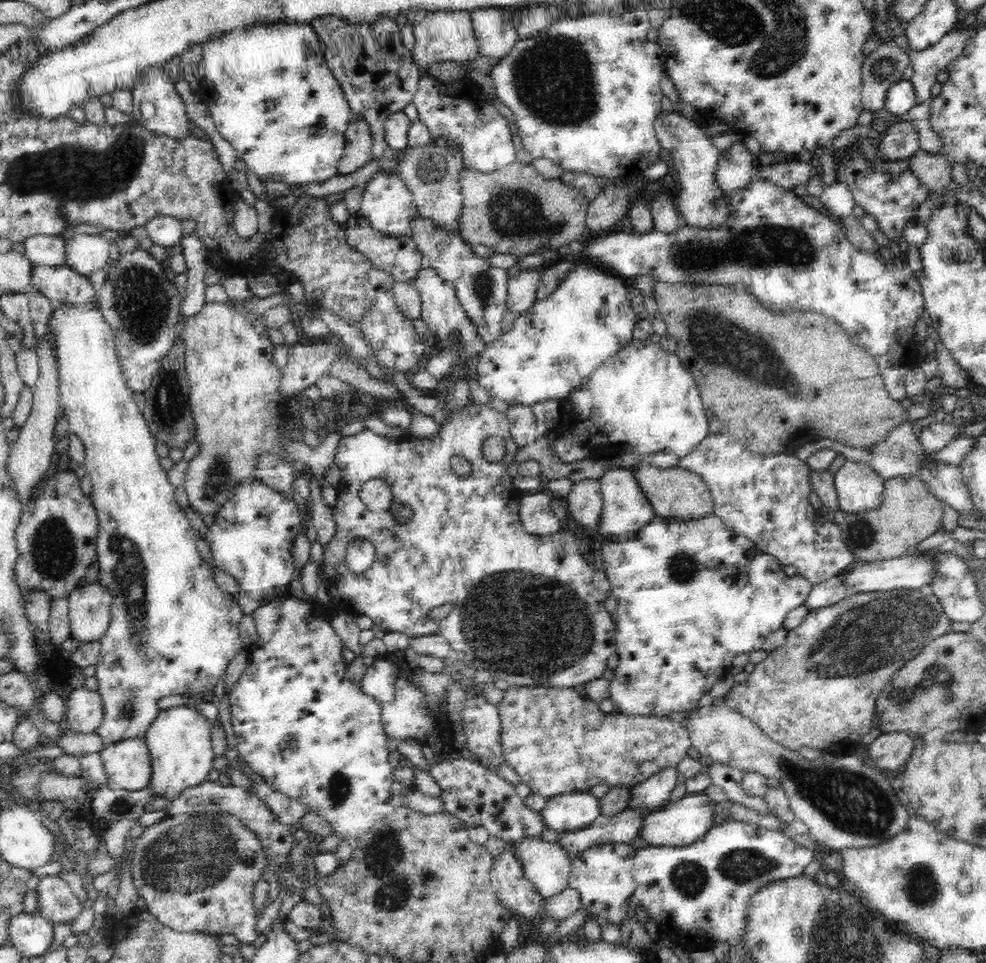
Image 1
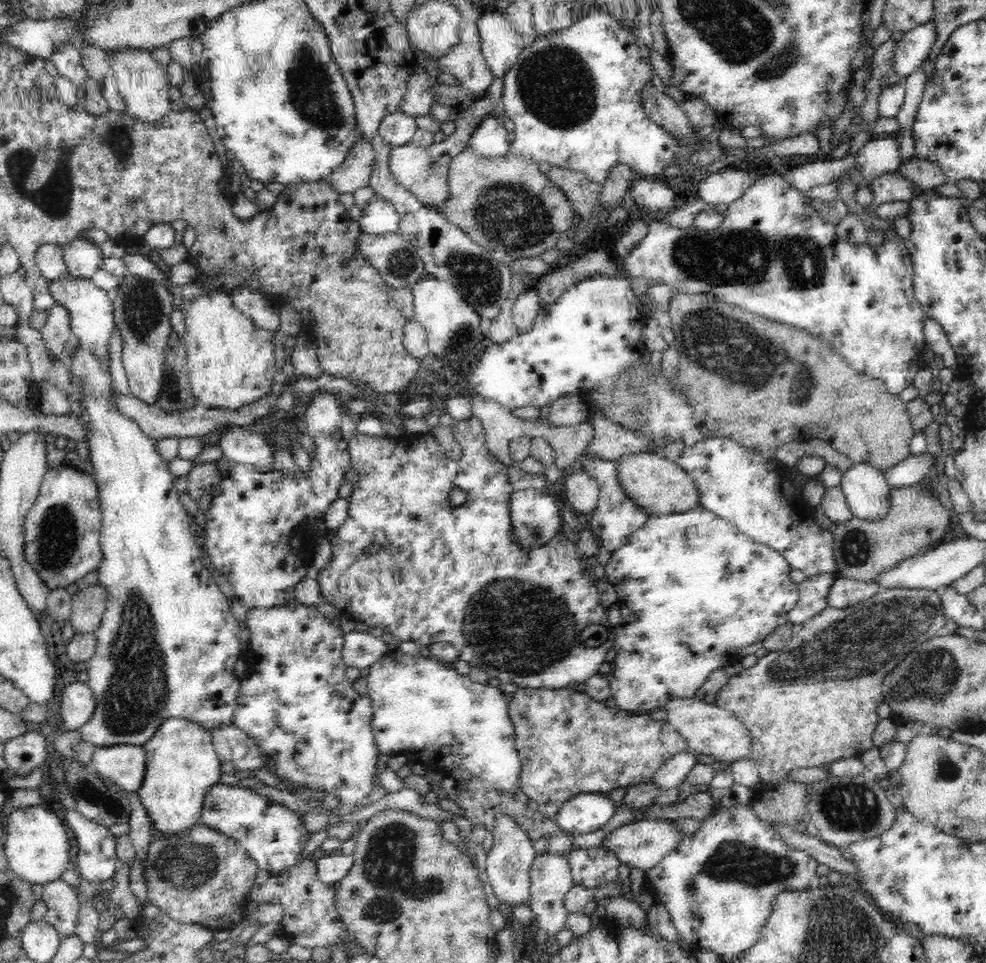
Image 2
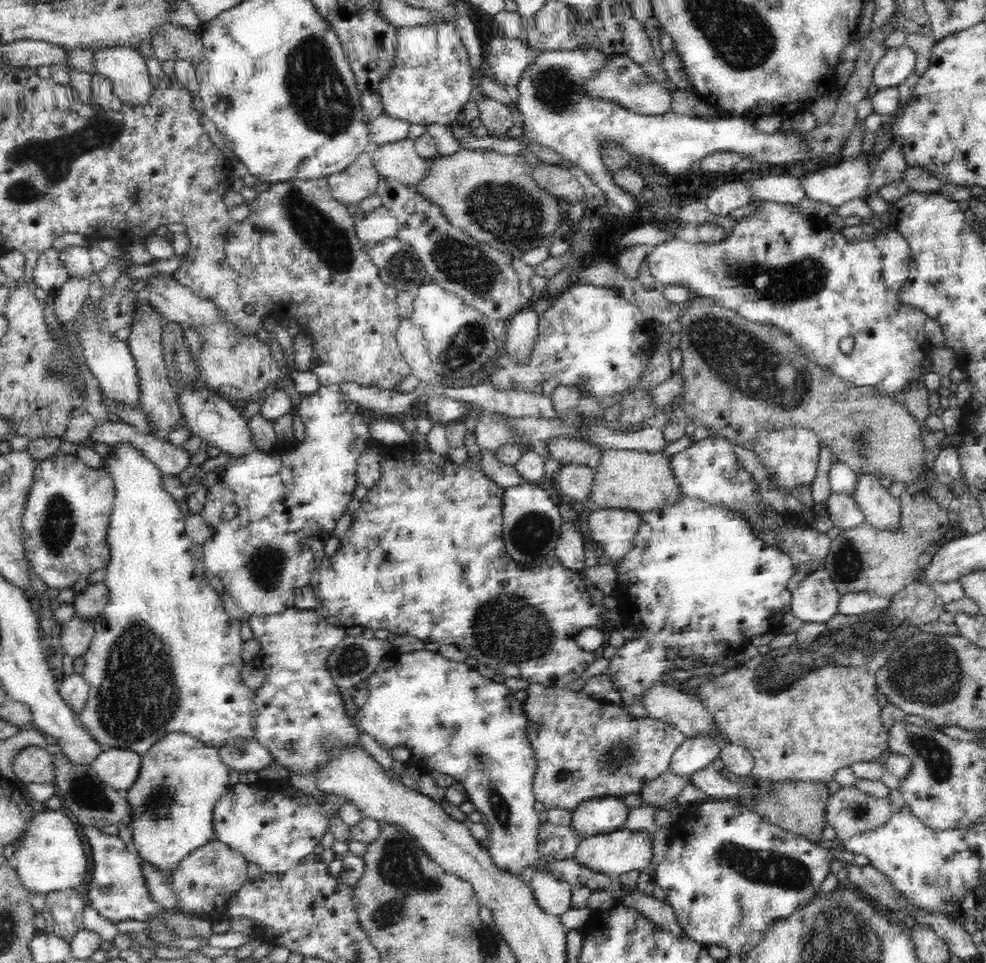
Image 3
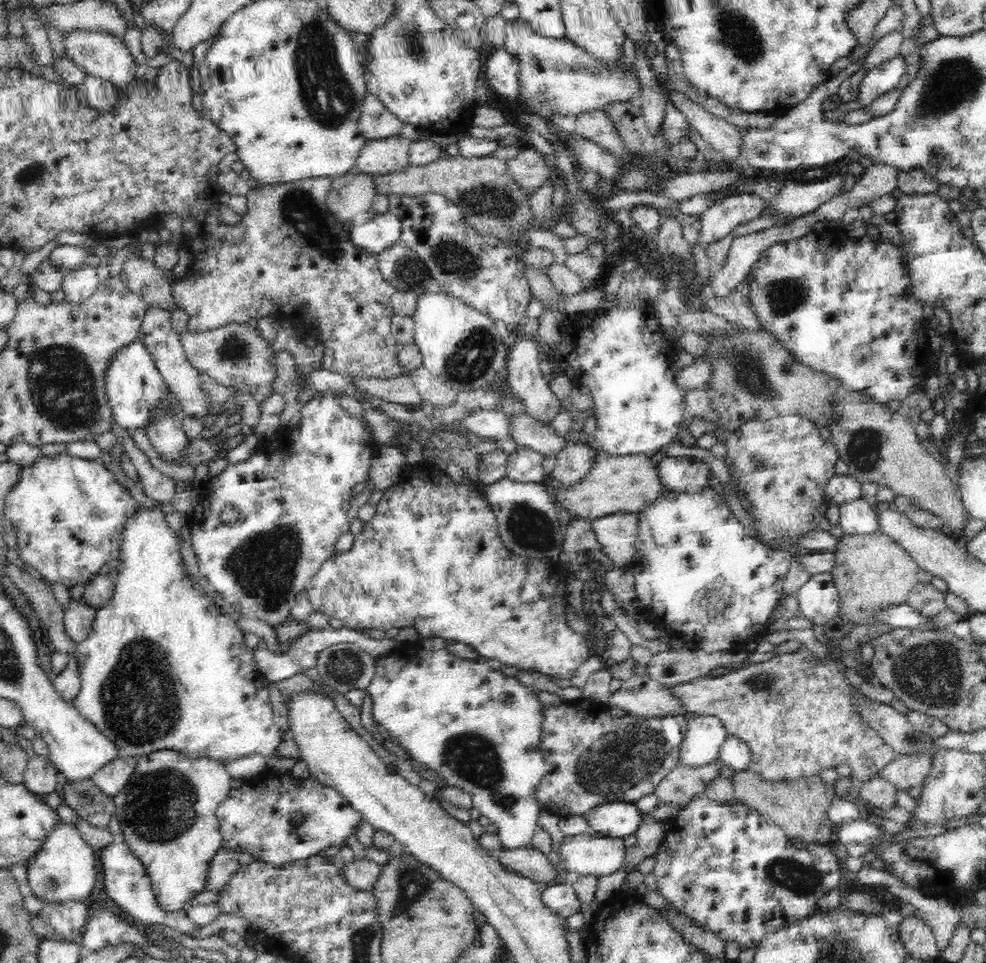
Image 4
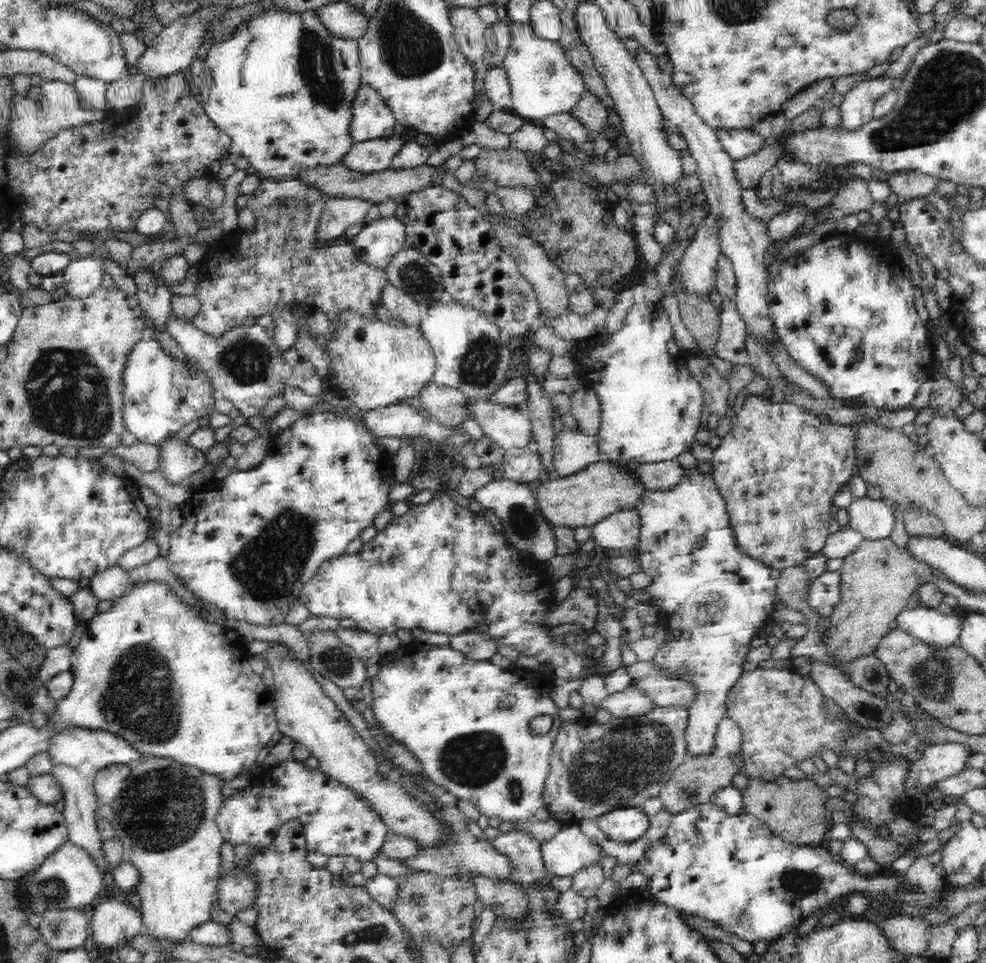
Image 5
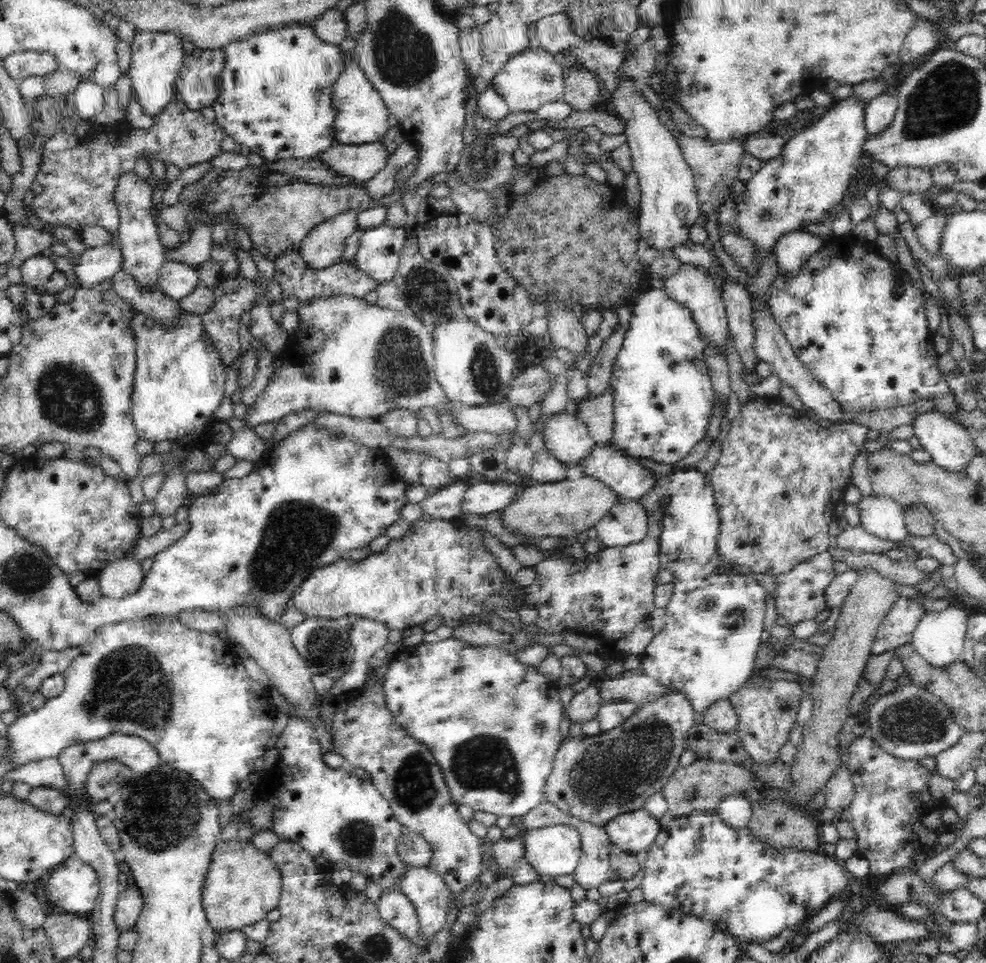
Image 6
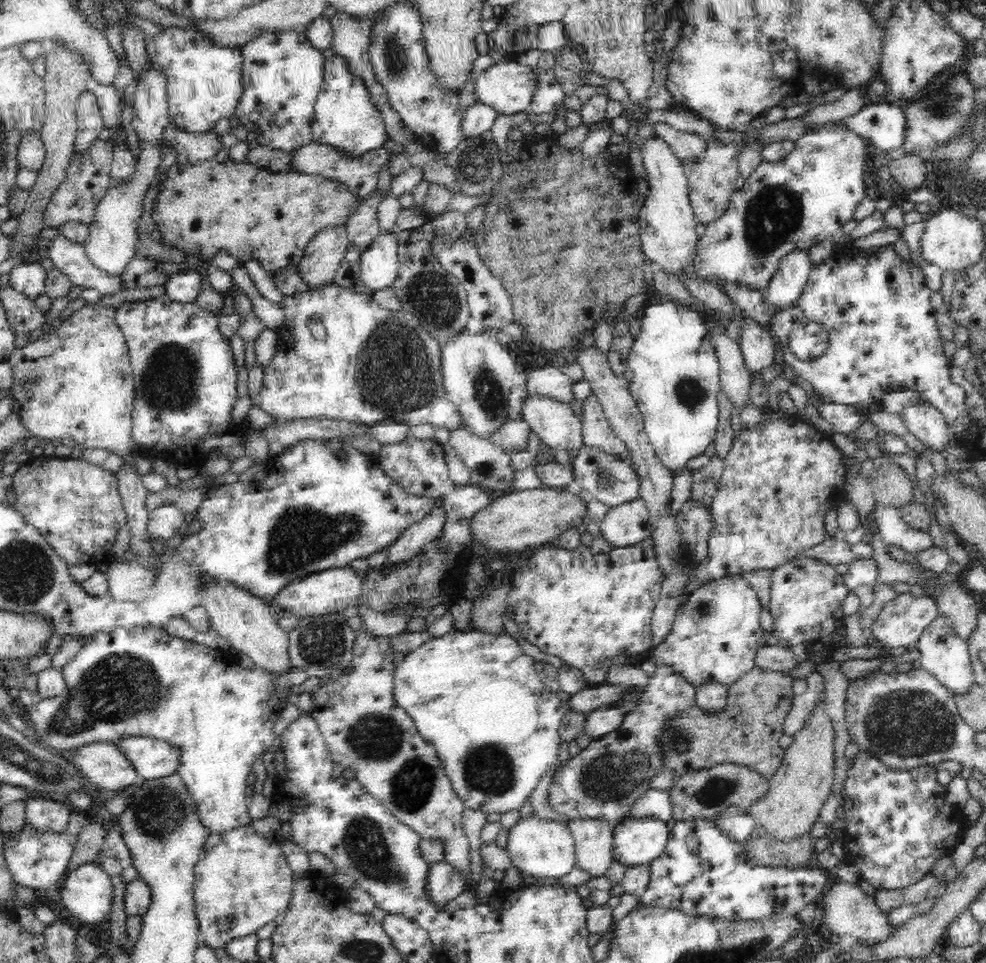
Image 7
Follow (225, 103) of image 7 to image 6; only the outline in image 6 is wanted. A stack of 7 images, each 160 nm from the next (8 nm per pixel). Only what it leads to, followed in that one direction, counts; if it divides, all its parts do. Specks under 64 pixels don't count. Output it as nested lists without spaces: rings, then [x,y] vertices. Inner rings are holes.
[[[198,48],[194,54],[181,58],[181,72],[176,77],[174,89],[176,98],[184,103],[185,108],[192,112],[200,113],[204,106],[212,106],[222,96],[222,77],[227,70],[227,55],[223,49],[204,50]]]

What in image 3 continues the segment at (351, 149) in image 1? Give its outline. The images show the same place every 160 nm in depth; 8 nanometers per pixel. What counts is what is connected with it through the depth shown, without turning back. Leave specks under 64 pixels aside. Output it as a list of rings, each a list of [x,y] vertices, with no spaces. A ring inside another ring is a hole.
[[[366,150],[342,172],[327,177],[334,200],[342,205],[359,204],[375,194],[380,175],[373,168],[372,161],[369,160],[370,155],[370,150]]]

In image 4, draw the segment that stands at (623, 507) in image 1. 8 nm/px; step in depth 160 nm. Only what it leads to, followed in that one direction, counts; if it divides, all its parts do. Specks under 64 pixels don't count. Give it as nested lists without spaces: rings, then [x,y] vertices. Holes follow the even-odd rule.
[[[524,414],[509,415],[507,436],[513,444],[531,448],[543,457],[556,458],[564,443],[564,437],[556,434],[552,427]],[[612,513],[593,521],[593,529],[601,546],[601,554],[614,567],[628,566],[636,554],[639,531],[638,513]]]

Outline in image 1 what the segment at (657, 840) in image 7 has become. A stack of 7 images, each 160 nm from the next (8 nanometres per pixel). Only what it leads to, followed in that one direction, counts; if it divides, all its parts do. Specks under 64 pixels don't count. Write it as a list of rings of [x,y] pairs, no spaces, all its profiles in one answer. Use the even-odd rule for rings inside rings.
[[[588,792],[562,794],[547,801],[540,811],[546,828],[557,833],[576,833],[587,829],[603,814],[600,800]]]

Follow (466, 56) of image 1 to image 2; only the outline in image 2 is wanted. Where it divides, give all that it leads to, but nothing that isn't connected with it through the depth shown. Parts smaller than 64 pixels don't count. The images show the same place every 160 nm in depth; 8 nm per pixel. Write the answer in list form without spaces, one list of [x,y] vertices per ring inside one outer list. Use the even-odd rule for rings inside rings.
[[[426,1],[406,15],[409,43],[425,55],[440,57],[460,42],[462,13],[448,2]]]

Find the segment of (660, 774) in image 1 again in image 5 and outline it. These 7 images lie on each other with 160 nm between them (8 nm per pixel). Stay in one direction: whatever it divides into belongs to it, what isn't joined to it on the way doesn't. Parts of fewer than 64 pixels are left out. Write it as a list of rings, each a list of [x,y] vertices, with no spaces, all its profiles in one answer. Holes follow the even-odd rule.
[[[686,469],[681,478],[669,487],[668,490],[646,490],[644,494],[640,496],[640,500],[636,502],[635,509],[640,515],[640,534],[638,544],[635,546],[635,550],[639,551],[640,563],[642,563],[642,570],[644,574],[647,574],[652,578],[652,583],[647,586],[647,592],[652,596],[653,603],[658,605],[661,610],[662,624],[670,627],[670,636],[668,636],[668,642],[660,646],[660,650],[656,652],[656,656],[652,658],[652,661],[658,665],[658,669],[662,671],[663,676],[672,677],[678,673],[680,678],[677,680],[686,680],[688,684],[691,684],[693,688],[693,700],[689,704],[689,719],[687,722],[687,750],[688,757],[710,755],[715,748],[715,734],[718,730],[718,724],[722,722],[722,718],[726,712],[727,694],[730,692],[732,686],[734,686],[740,677],[742,677],[742,665],[745,663],[745,656],[748,650],[750,650],[750,642],[761,634],[764,626],[774,617],[776,613],[777,598],[777,584],[780,576],[780,572],[776,572],[776,569],[768,568],[768,565],[761,564],[760,561],[754,558],[748,558],[741,550],[738,550],[738,546],[733,544],[733,532],[729,528],[728,511],[725,508],[724,497],[716,486],[714,477],[710,473],[702,473],[698,469]]]

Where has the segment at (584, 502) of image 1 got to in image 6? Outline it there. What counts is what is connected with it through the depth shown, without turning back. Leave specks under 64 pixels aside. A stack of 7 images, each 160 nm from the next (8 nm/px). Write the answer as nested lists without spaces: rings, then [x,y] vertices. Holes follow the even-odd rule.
[[[554,414],[544,426],[546,448],[564,466],[576,466],[597,442],[590,436],[587,424],[568,414]]]

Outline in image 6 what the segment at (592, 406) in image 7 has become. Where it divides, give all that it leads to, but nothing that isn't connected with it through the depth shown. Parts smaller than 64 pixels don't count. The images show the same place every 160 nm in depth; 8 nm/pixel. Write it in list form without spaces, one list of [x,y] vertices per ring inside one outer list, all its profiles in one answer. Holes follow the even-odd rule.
[[[620,323],[616,324],[614,333],[604,341],[604,344],[593,359],[588,373],[588,395],[598,396],[609,386],[609,378],[612,374],[615,358],[620,352],[626,331]]]

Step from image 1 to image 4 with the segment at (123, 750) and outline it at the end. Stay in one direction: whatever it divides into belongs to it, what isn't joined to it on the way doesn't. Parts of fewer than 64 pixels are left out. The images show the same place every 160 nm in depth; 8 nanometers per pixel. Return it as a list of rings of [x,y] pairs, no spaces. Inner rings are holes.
[[[119,756],[94,773],[91,780],[105,797],[116,797],[128,786],[135,772],[137,760],[135,756]]]

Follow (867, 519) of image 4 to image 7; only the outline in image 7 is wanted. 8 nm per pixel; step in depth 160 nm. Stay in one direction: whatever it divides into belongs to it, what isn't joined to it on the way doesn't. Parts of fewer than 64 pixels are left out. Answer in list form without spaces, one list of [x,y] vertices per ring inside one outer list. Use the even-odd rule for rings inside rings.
[[[876,503],[869,518],[875,522],[881,539],[886,545],[899,546],[912,554],[932,546],[930,533],[910,528],[902,519],[899,508]]]

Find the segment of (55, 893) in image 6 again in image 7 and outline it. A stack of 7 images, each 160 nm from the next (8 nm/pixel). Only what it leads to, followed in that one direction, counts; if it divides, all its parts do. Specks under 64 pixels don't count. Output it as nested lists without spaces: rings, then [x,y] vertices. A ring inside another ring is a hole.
[[[98,862],[72,870],[63,890],[64,908],[70,912],[71,918],[88,924],[110,920],[113,880]]]

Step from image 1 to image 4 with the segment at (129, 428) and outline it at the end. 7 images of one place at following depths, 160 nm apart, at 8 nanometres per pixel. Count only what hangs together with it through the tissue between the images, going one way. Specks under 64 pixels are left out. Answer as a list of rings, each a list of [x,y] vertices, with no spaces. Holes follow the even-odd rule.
[[[139,503],[139,512],[128,522],[124,534],[122,534],[122,550],[120,550],[120,561],[118,575],[115,578],[115,589],[109,602],[97,609],[92,630],[88,638],[76,643],[74,652],[79,666],[81,688],[75,698],[71,701],[81,717],[94,723],[96,728],[107,735],[116,746],[120,748],[120,756],[135,756],[137,758],[160,752],[160,750],[173,750],[174,753],[185,754],[186,758],[203,759],[220,762],[226,766],[228,762],[248,756],[250,754],[260,754],[265,757],[272,757],[276,754],[277,746],[283,741],[283,733],[272,719],[272,705],[268,697],[269,681],[263,678],[256,670],[253,661],[253,650],[246,645],[244,639],[245,631],[235,623],[230,616],[220,614],[218,605],[212,603],[212,599],[200,588],[194,587],[193,579],[190,579],[186,565],[180,553],[180,540],[177,532],[172,530],[167,520],[167,514],[161,509],[159,504],[146,507]]]

